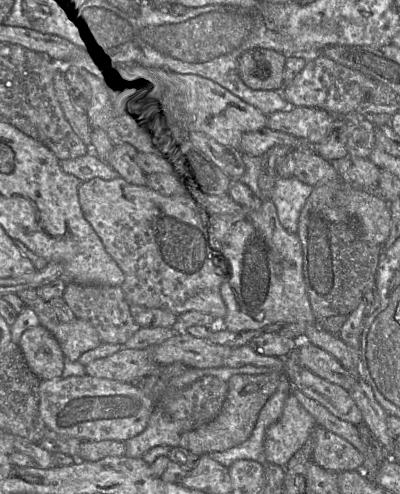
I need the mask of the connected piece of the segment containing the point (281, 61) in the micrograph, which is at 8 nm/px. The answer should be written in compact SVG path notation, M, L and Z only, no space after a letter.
M255 48L238 59L238 74L252 90L279 91L284 87L286 56L275 50Z

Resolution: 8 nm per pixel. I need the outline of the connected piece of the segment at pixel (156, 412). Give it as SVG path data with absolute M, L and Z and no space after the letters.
M163 398L154 406L145 429L135 437L125 441L125 456L142 458L150 449L156 446L179 446L180 434L178 428L163 408Z

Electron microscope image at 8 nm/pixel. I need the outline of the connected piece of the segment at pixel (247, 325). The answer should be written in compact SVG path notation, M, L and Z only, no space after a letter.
M263 199L257 210L243 208L234 214L209 215L207 241L213 250L219 251L228 261L229 273L220 285L220 295L226 306L222 320L225 330L231 332L276 331L283 324L306 324L304 335L315 335L316 317L310 306L303 277L303 251L297 233L288 232L280 223L273 201Z

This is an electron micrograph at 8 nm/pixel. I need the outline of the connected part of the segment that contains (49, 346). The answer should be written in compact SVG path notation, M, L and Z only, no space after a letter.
M43 326L28 328L18 343L31 371L42 381L62 375L65 356L52 333Z

